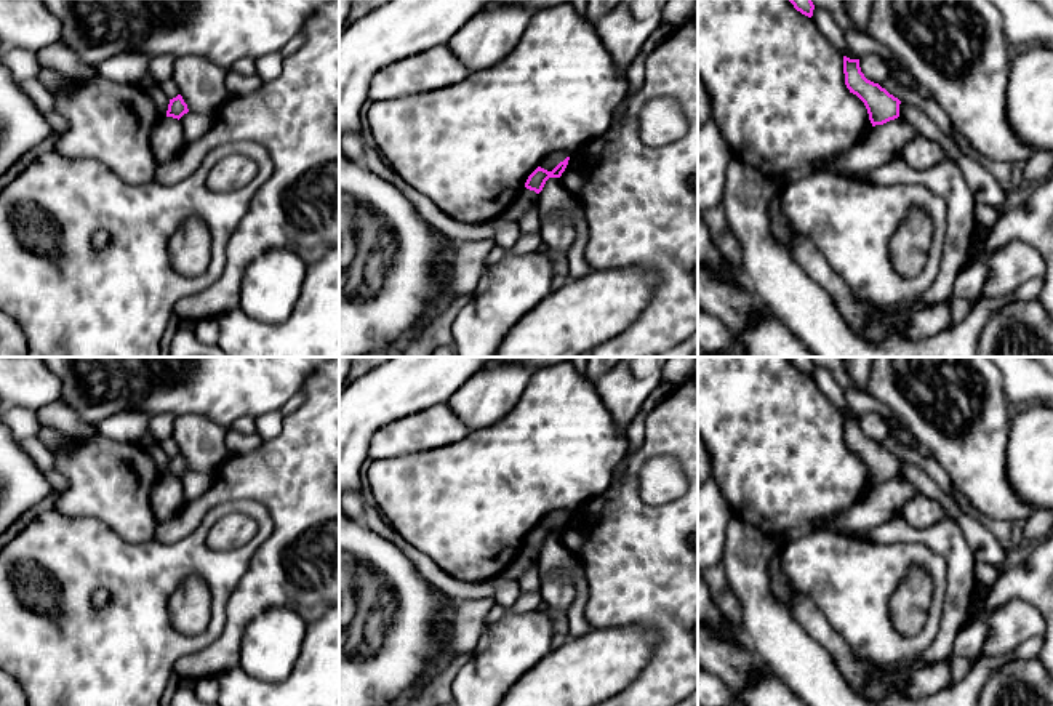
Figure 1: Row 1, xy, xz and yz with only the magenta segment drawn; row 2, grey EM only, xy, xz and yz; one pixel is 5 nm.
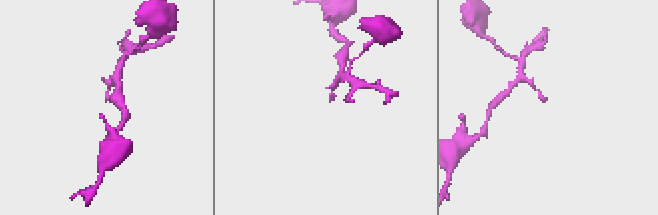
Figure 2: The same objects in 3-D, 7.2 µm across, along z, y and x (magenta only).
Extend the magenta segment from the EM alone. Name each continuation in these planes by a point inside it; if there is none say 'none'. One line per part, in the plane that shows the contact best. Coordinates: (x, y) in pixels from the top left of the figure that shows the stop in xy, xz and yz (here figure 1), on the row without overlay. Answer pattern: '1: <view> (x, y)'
none

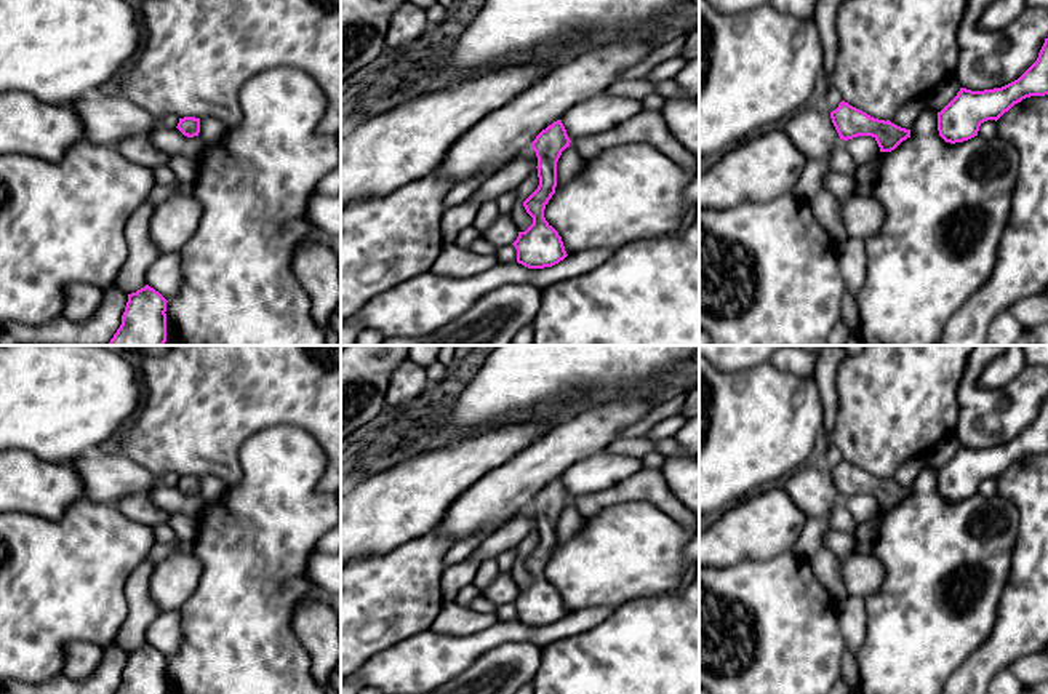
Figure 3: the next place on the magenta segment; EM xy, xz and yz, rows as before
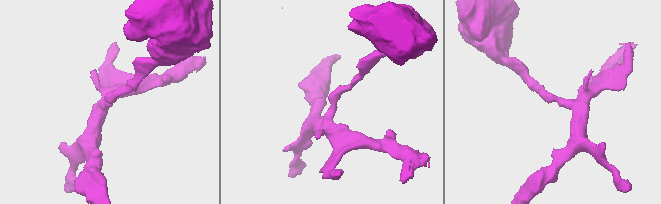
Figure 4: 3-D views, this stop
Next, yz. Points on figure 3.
none

